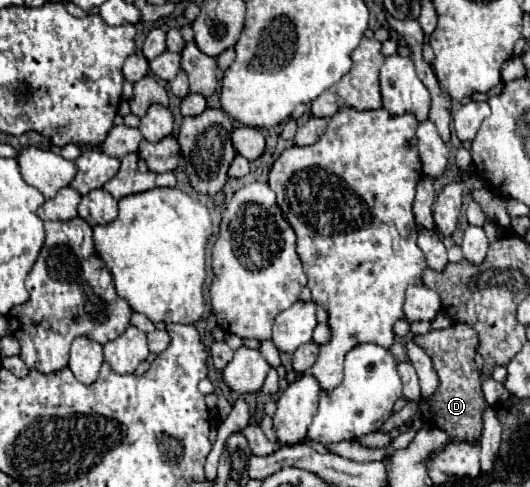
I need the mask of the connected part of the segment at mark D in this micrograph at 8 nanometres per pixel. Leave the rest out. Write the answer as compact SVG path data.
M452 323L450 327L440 331L432 329L424 335L416 335L414 343L430 355L440 377L440 387L430 399L430 421L446 429L452 441L478 441L482 435L482 413L486 401L480 389L482 379L474 361L474 355L478 351L476 331L466 323Z

